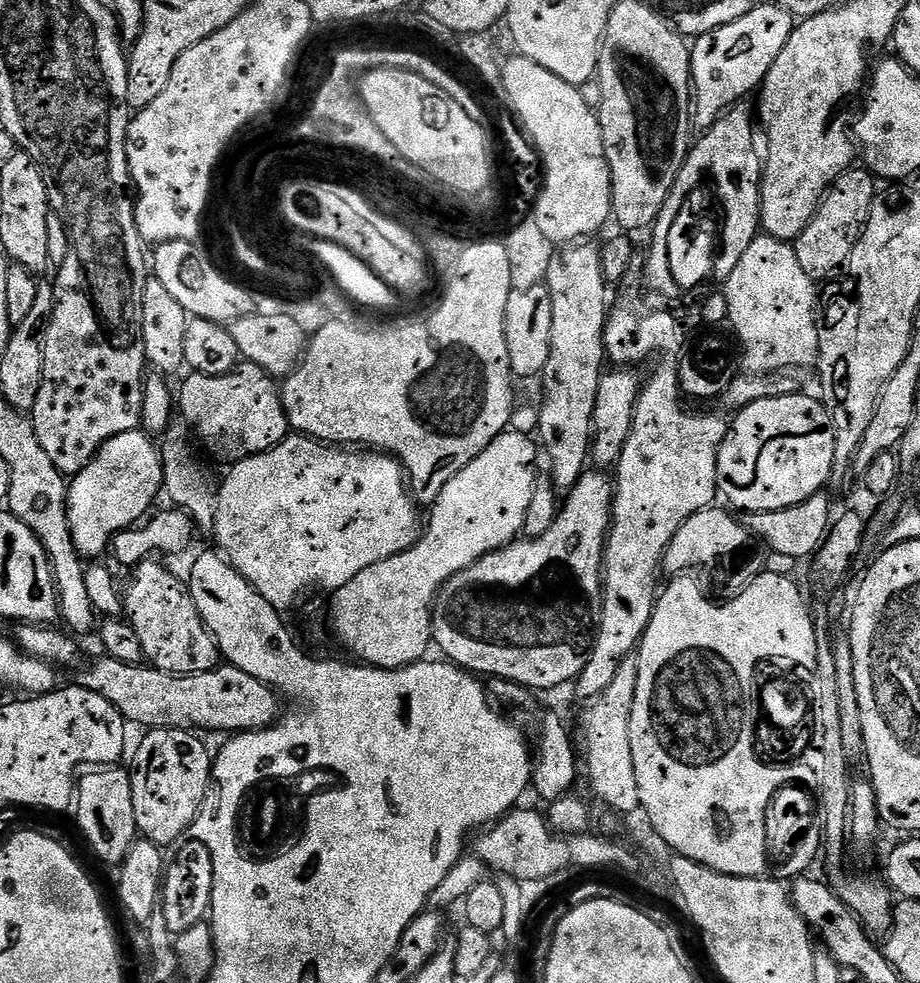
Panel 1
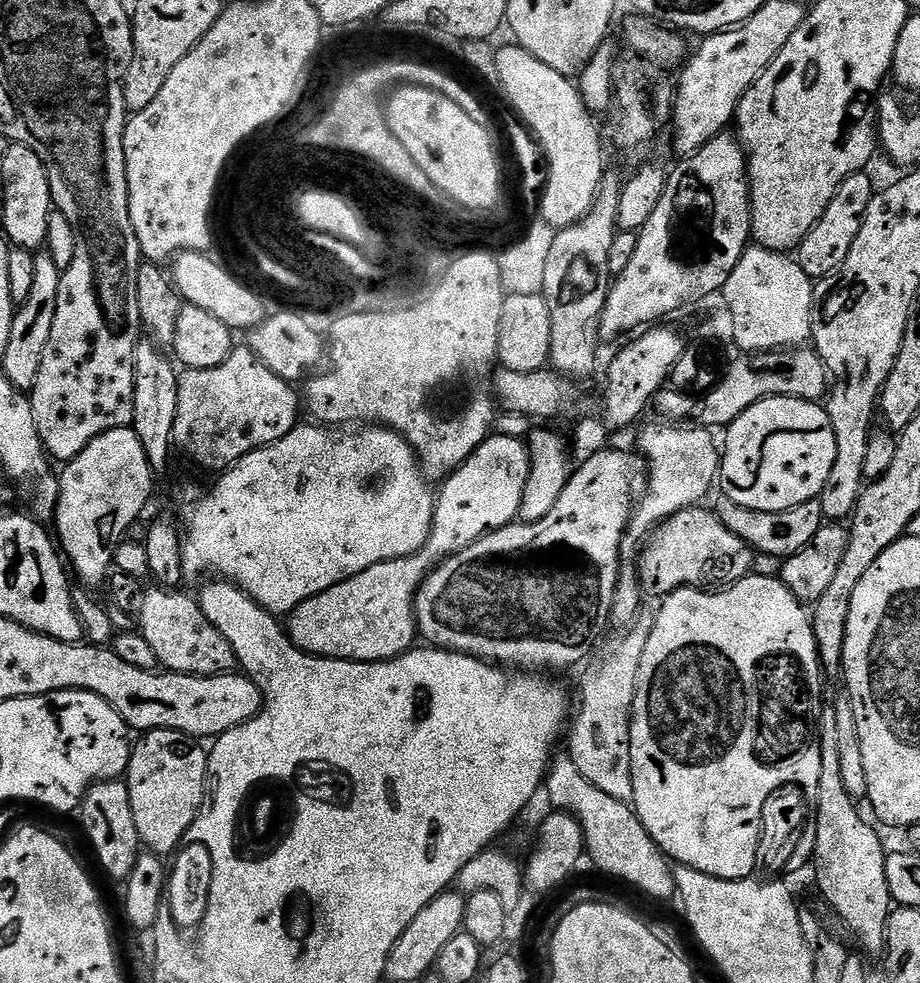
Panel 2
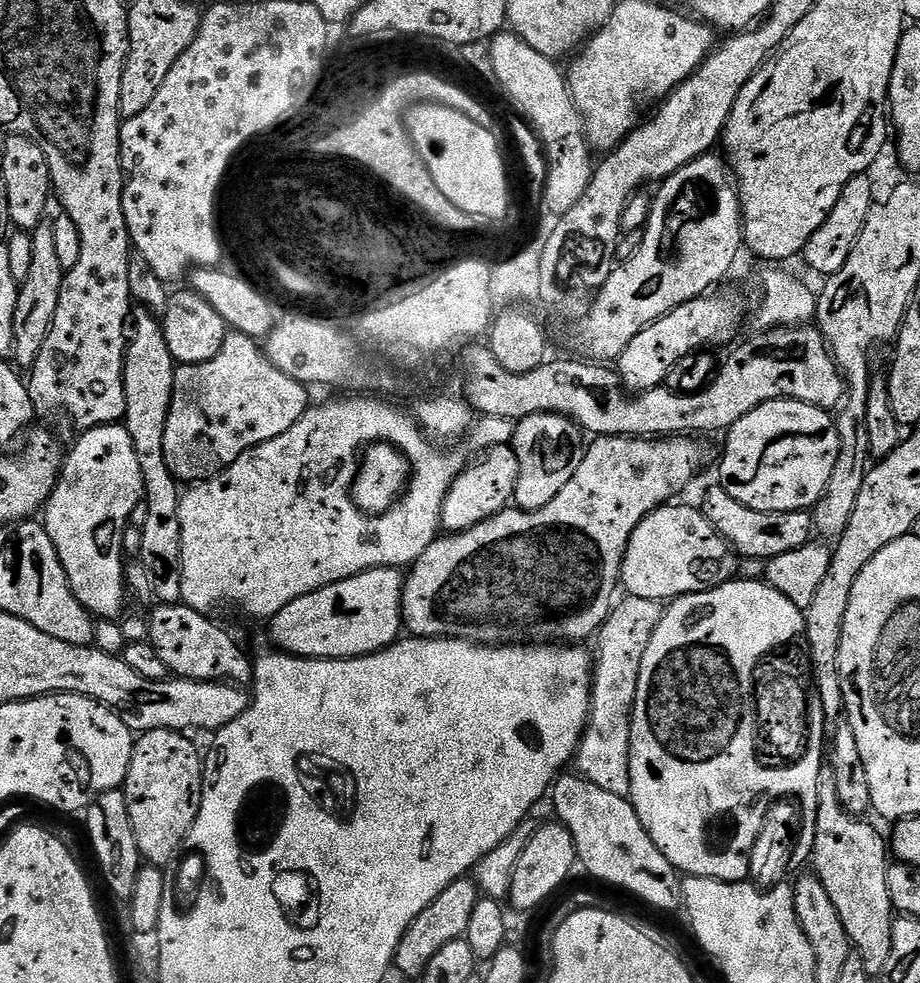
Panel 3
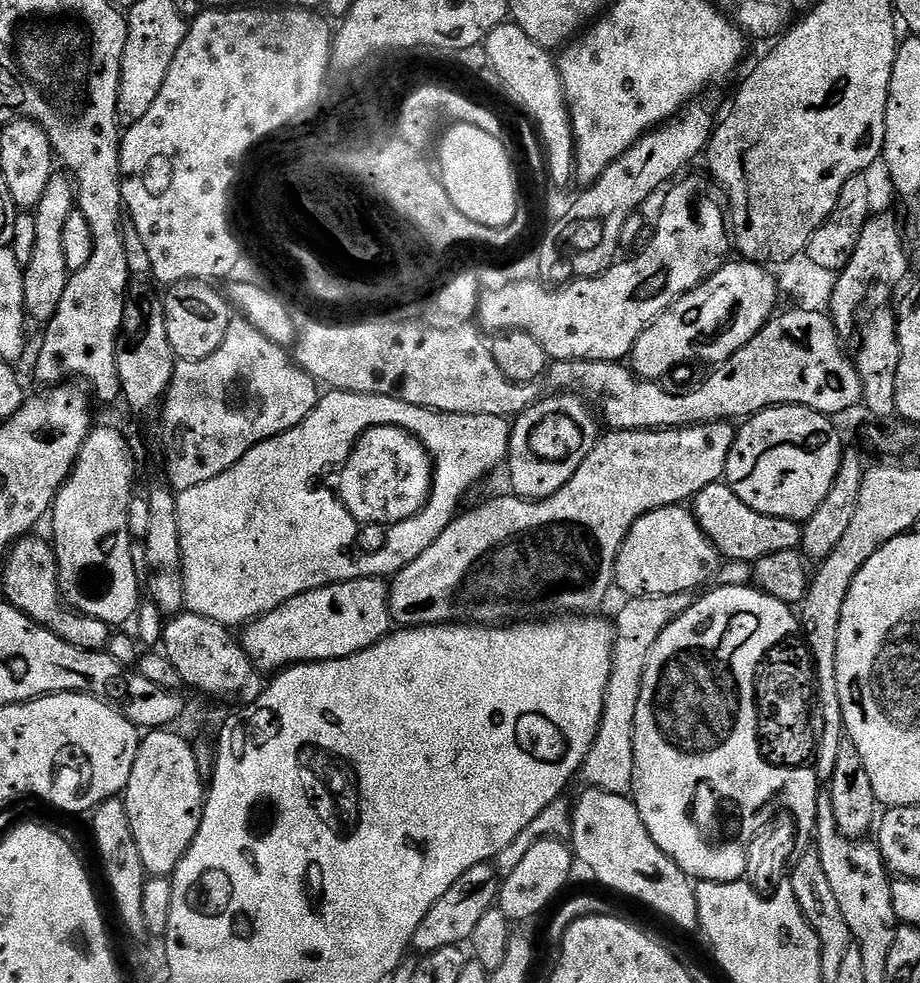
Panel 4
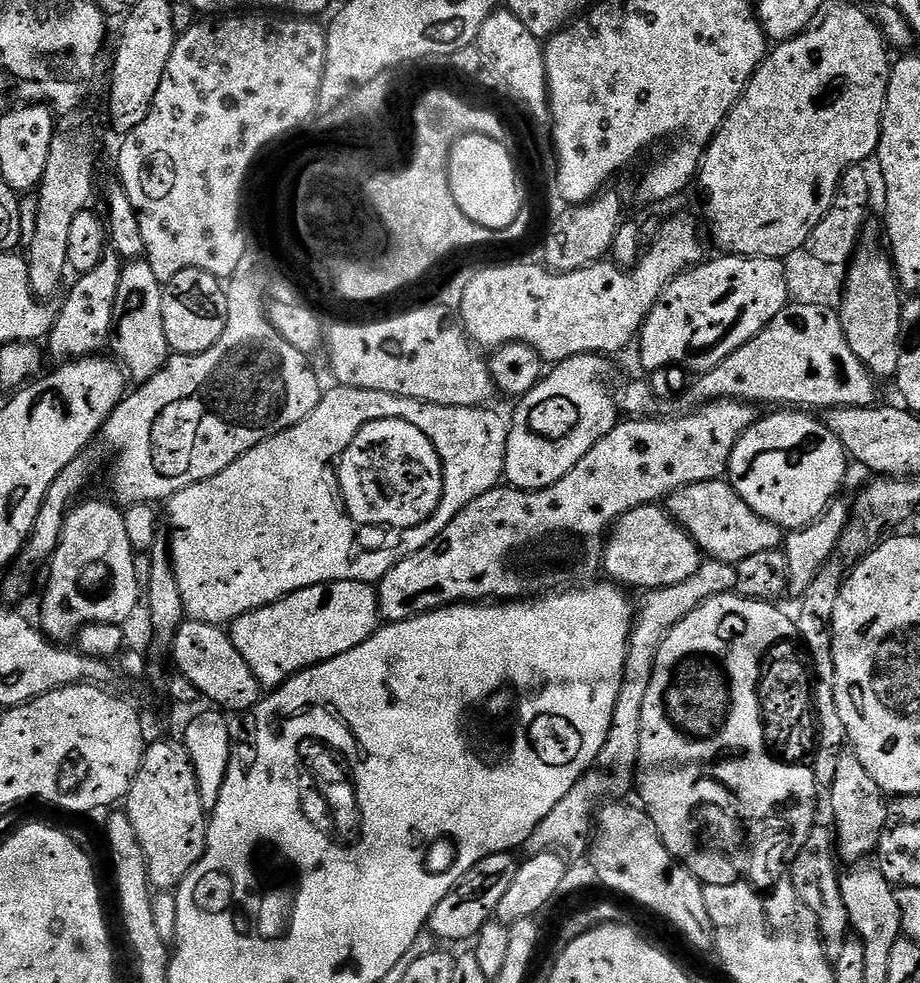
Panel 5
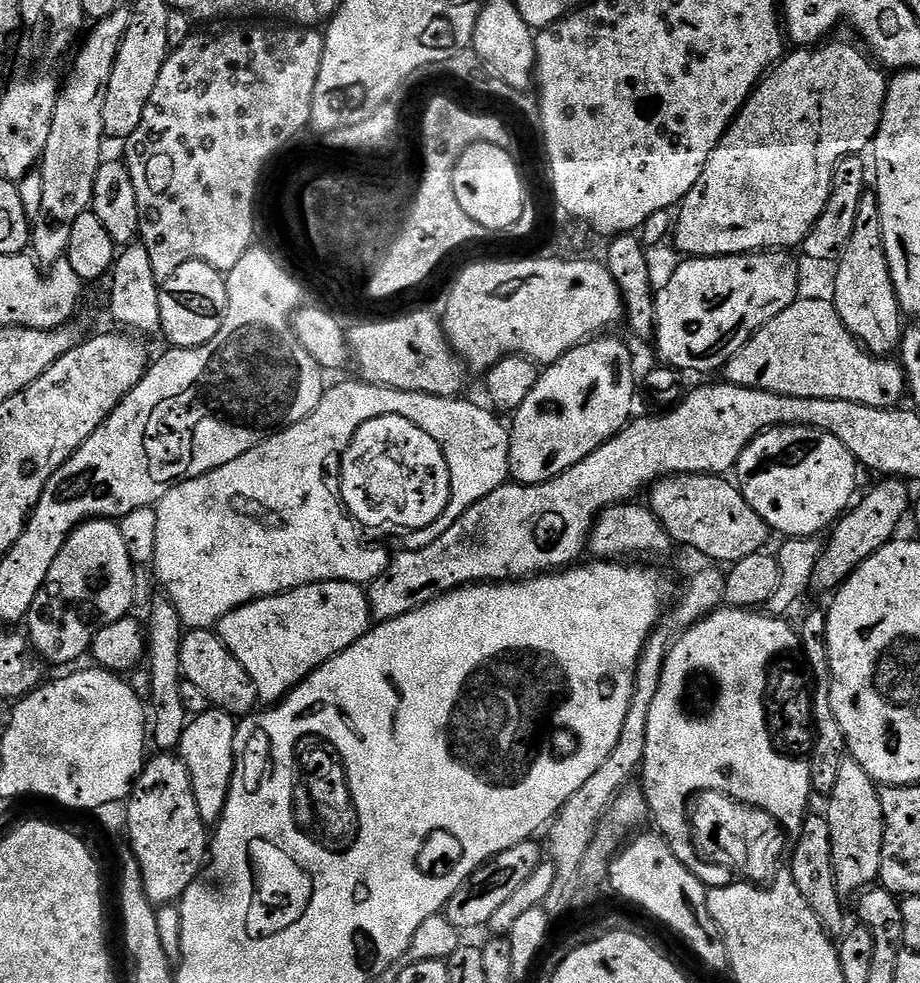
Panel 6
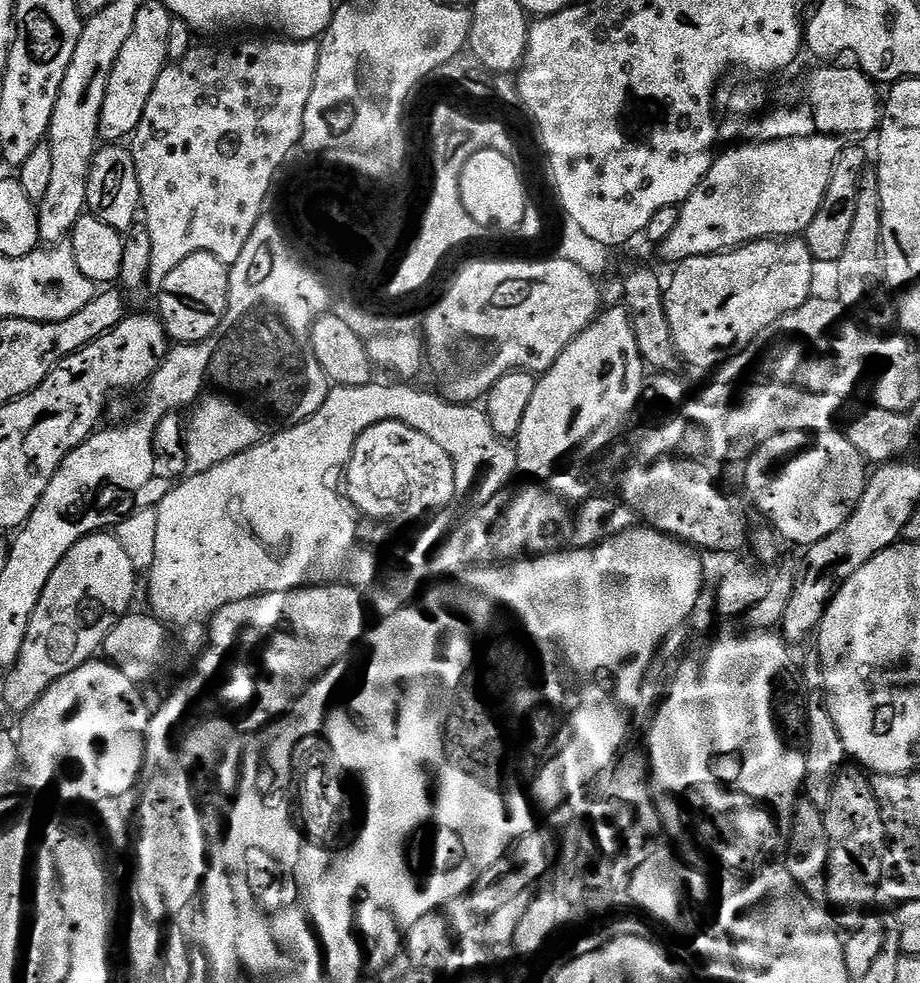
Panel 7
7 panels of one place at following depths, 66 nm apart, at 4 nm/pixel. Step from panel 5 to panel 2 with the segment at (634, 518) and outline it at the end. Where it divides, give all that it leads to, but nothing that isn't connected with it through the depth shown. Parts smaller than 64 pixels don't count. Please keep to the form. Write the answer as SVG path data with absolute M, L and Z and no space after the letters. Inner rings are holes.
M705 506L687 508L661 524L645 543L638 561L640 587L657 598L663 598L679 588L703 589L728 568L729 581L735 582L752 572L753 549L738 534L726 530L715 511Z

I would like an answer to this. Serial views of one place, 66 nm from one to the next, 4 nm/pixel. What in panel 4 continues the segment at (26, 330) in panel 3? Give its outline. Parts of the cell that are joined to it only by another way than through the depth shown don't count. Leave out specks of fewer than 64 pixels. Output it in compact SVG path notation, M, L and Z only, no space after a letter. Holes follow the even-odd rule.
M54 174L46 185L46 194L38 202L34 210L35 245L34 254L24 270L24 315L39 326L46 326L54 318L58 310L58 302L62 302L62 294L66 294L69 270L66 266L66 249L62 247L62 230L66 227L66 218L76 208L76 193L73 181L64 174Z

